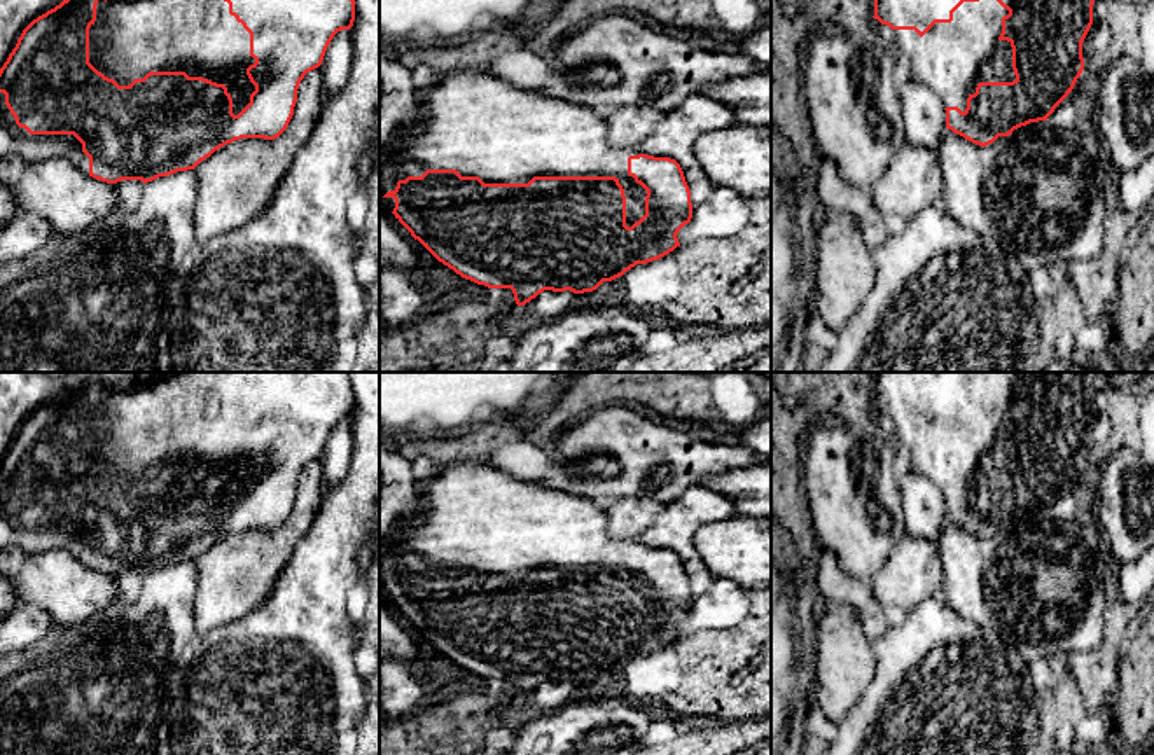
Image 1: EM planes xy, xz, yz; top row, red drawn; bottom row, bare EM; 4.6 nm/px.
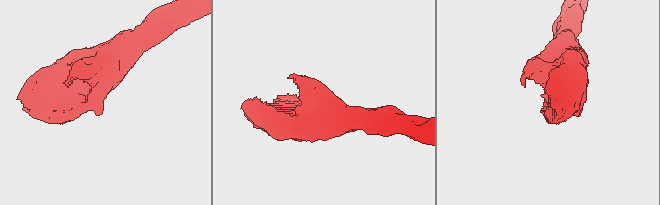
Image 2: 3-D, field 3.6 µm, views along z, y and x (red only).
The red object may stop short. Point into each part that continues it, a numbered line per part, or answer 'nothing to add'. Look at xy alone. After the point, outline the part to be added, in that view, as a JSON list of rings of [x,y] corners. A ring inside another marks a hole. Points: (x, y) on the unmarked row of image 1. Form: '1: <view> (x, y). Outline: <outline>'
1: xy (186, 418). Outline: [[[161,372],[128,390],[98,391],[96,412],[89,419],[89,454],[119,477],[129,477],[149,463],[185,463],[224,475],[234,507],[250,495],[255,482],[247,467],[247,460],[255,454],[250,425],[206,372]]]

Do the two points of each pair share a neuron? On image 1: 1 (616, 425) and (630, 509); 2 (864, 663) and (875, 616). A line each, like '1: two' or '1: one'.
1: two
2: two

